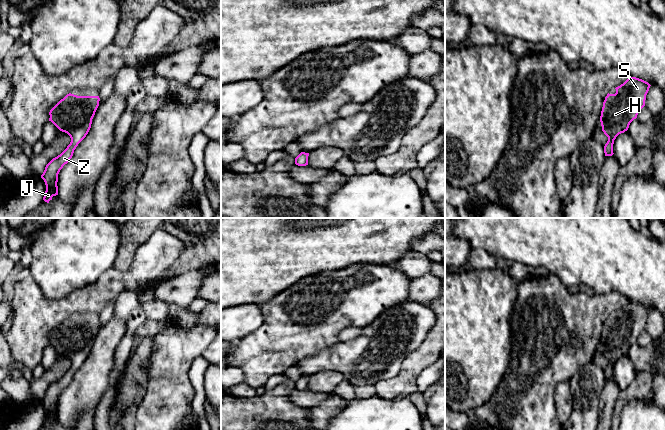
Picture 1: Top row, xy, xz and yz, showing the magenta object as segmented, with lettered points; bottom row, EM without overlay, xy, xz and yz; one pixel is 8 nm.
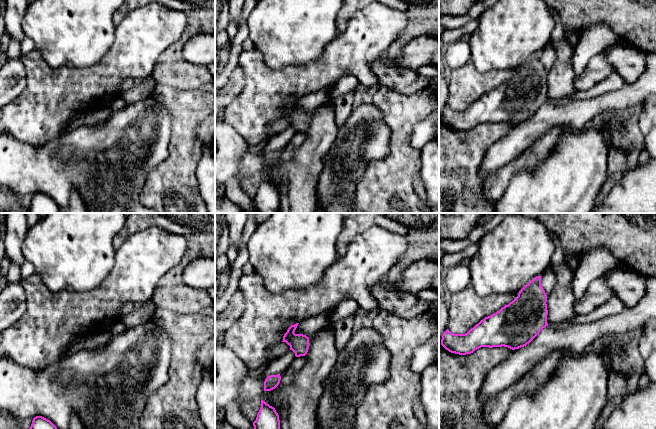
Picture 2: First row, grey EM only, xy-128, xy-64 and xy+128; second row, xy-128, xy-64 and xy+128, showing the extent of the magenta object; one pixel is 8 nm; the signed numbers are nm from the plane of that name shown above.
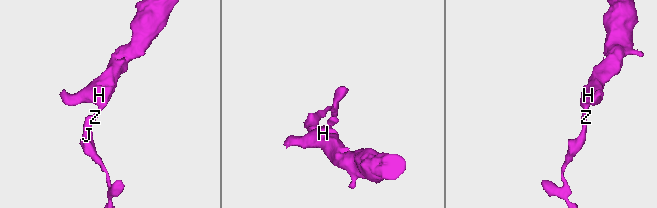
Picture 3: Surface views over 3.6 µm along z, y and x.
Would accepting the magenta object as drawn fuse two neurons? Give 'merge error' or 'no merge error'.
no merge error

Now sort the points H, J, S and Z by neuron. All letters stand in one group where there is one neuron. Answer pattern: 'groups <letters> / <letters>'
groups H J S Z

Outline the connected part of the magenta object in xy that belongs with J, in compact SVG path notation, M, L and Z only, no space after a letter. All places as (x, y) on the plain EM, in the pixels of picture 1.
M69 317L50 334L49 345L60 355L67 357L71 366L60 379L46 389L41 399L46 409L43 421L45 426L49 427L53 420L58 419L58 398L72 382L78 368L88 358L99 325L99 320L77 320Z

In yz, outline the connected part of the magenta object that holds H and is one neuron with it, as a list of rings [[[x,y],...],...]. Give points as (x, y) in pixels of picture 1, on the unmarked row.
[[[629,301],[616,311],[615,318],[607,318],[600,340],[602,355],[608,361],[604,370],[605,380],[612,380],[616,361],[628,354],[630,347],[637,342],[645,330],[650,308],[636,301]]]

